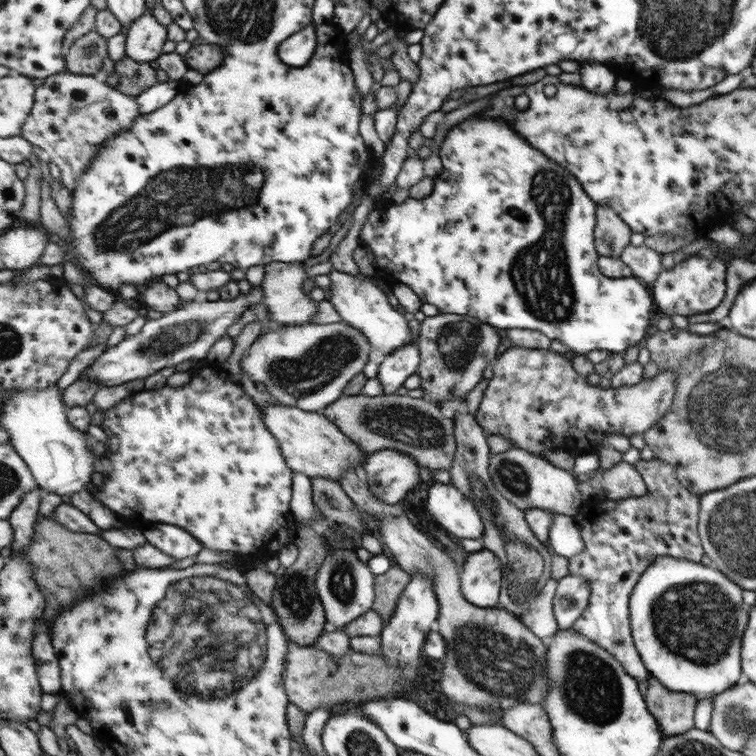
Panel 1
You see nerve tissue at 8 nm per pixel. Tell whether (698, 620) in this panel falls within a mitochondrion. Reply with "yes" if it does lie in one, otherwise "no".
yes

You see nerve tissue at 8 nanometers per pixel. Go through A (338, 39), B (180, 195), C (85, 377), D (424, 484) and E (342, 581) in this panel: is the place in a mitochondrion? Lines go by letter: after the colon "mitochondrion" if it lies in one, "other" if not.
A: other
B: mitochondrion
C: other
D: other
E: mitochondrion

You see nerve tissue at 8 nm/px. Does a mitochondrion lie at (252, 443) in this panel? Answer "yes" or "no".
no

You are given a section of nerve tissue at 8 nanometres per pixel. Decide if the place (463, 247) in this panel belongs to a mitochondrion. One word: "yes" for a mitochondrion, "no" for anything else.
no

